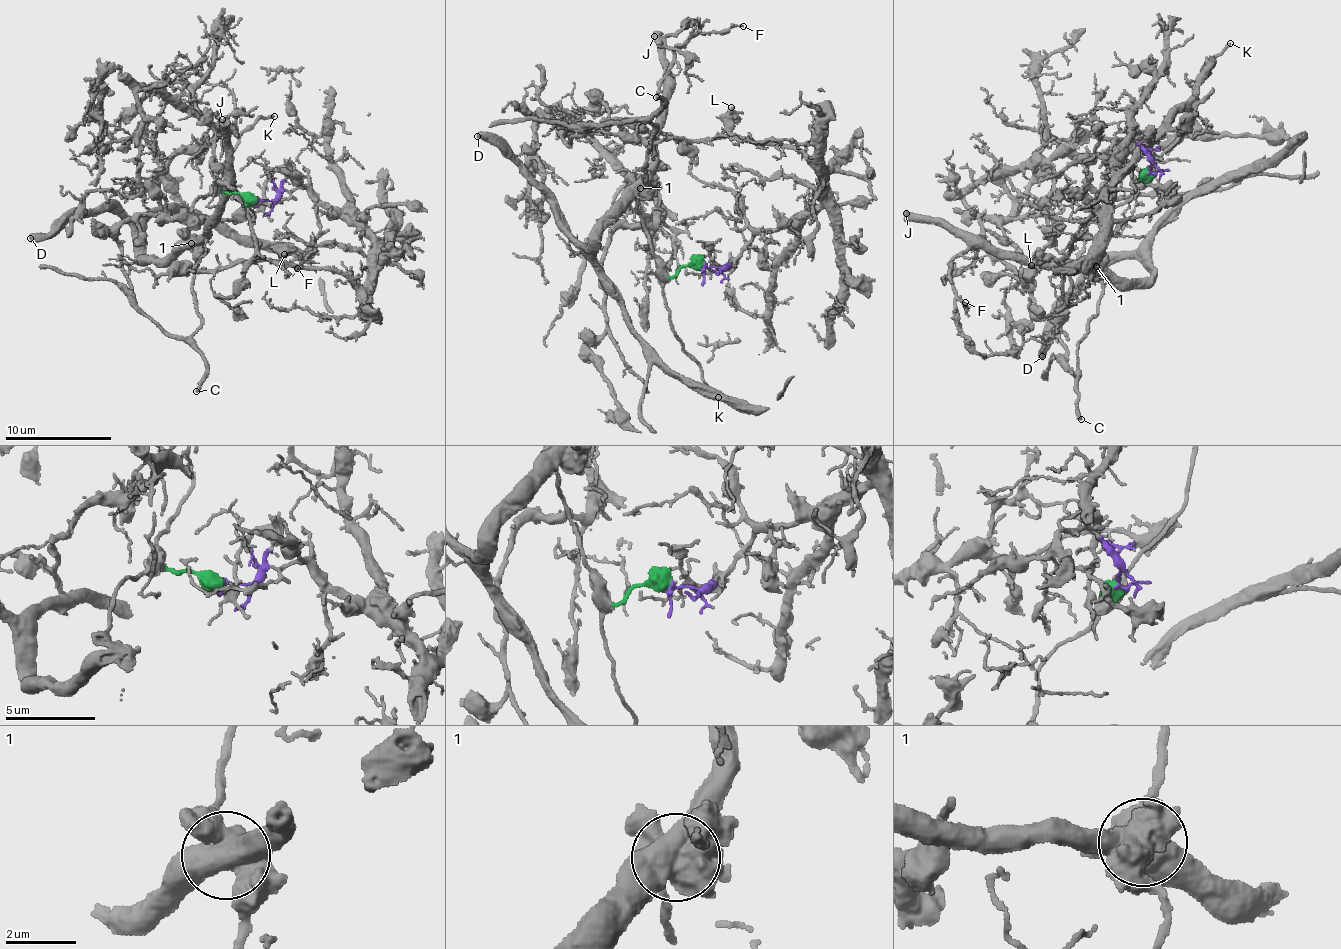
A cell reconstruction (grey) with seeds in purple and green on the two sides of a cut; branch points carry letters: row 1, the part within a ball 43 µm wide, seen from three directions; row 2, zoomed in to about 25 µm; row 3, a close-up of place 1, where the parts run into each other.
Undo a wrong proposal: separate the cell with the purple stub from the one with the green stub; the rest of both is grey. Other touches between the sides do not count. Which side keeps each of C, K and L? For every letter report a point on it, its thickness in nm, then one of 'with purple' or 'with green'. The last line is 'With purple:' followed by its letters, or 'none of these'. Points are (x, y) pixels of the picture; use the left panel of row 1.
C: place (196, 391); calibre 280 nm; with green
K: place (274, 116); calibre 200 nm; with green
L: place (284, 254); calibre 360 nm; with purple
With purple: L

